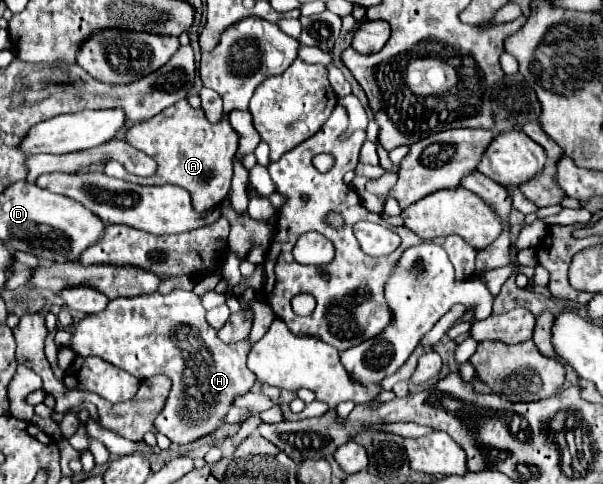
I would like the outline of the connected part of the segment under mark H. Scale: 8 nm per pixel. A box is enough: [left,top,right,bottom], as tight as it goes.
[70,290,256,444]

